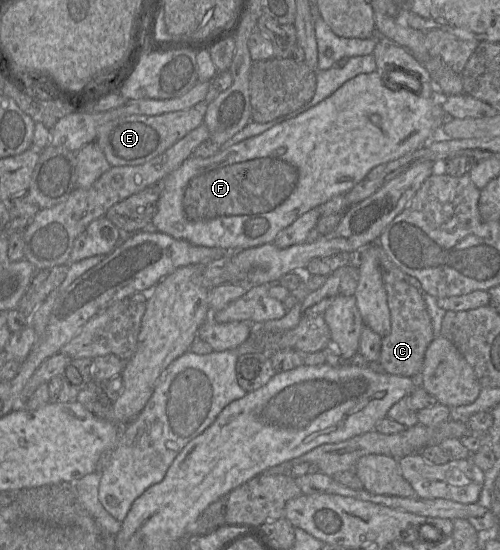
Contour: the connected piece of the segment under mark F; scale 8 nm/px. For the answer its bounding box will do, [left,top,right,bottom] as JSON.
[151,70,447,251]

